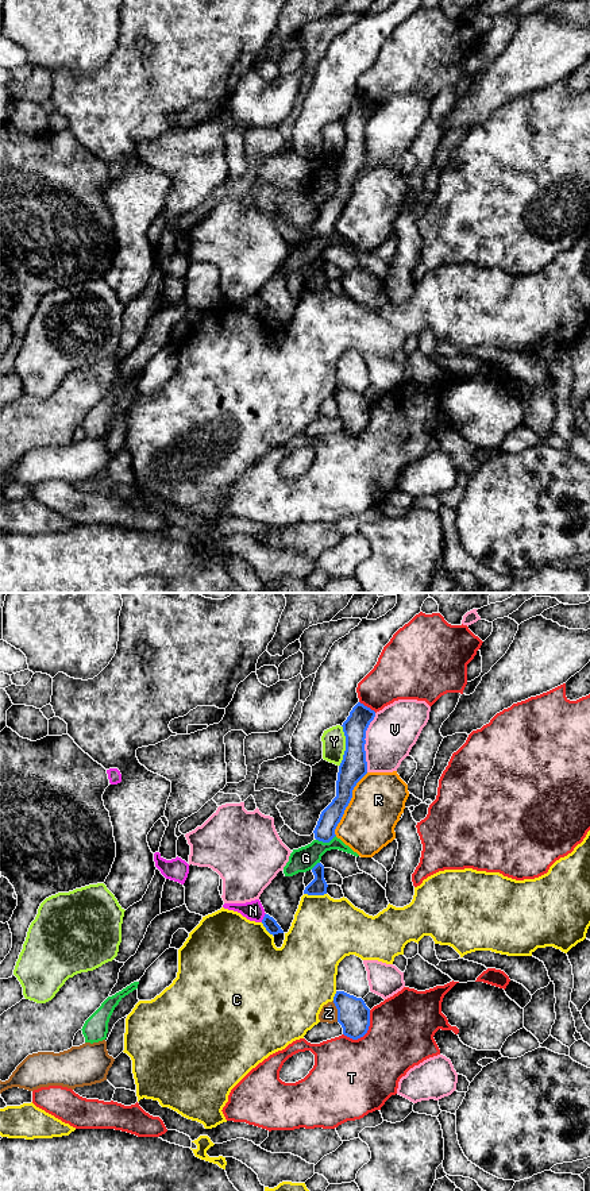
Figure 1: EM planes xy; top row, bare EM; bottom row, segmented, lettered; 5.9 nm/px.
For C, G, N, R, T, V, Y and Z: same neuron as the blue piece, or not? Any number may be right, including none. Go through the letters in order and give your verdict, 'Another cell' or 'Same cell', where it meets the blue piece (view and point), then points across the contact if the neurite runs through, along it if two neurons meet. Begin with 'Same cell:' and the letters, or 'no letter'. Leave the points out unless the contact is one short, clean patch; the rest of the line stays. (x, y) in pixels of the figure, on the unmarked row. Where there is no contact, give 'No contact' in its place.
Same cell: no letter
C: Another cell. Touches blue at xy (315, 289)
G: Another cell. Touches blue at xy (326, 236). Boundary: xy (335, 230), (328, 236), (316, 235)
N: Another cell. Touches blue at xy (263, 312). Boundary: xy (265, 308), (261, 316)
R: Another cell. Touches blue at xy (349, 197)
T: Another cell. Touches blue at xy (365, 428)
V: Another cell. Touches blue at xy (365, 138)
Y: Another cell. Touches blue at xy (346, 141)
Z: Another cell. Touches blue at xy (338, 407). Boundary: xy (332, 396), (338, 416)

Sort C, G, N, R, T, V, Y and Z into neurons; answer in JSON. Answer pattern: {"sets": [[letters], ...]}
{"sets": [["C"], ["G"], ["N"], ["R"], ["T"], ["V"], ["Y"], ["Z"]]}

